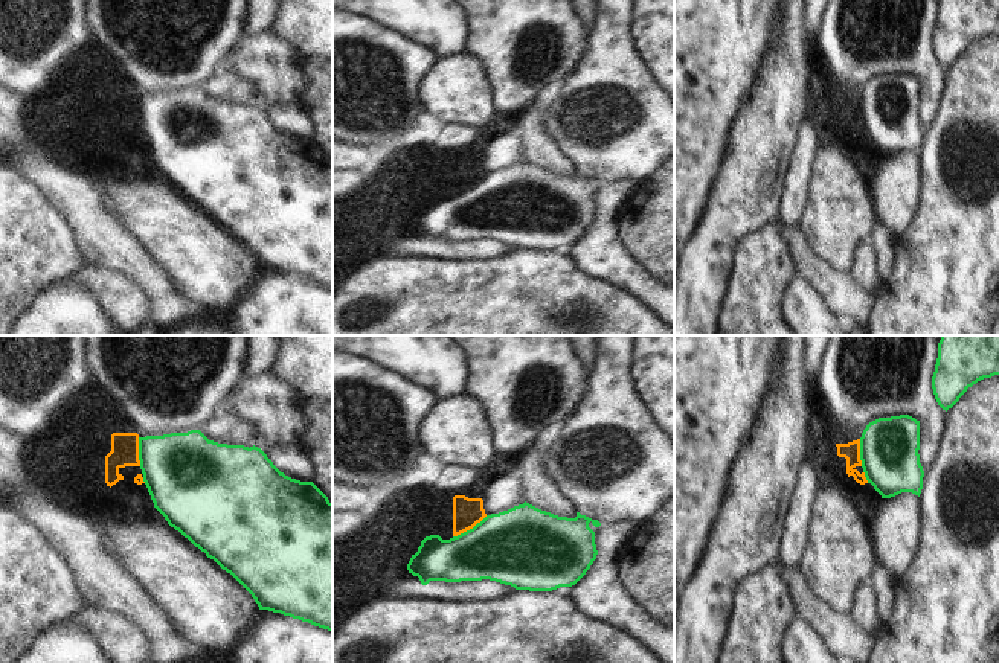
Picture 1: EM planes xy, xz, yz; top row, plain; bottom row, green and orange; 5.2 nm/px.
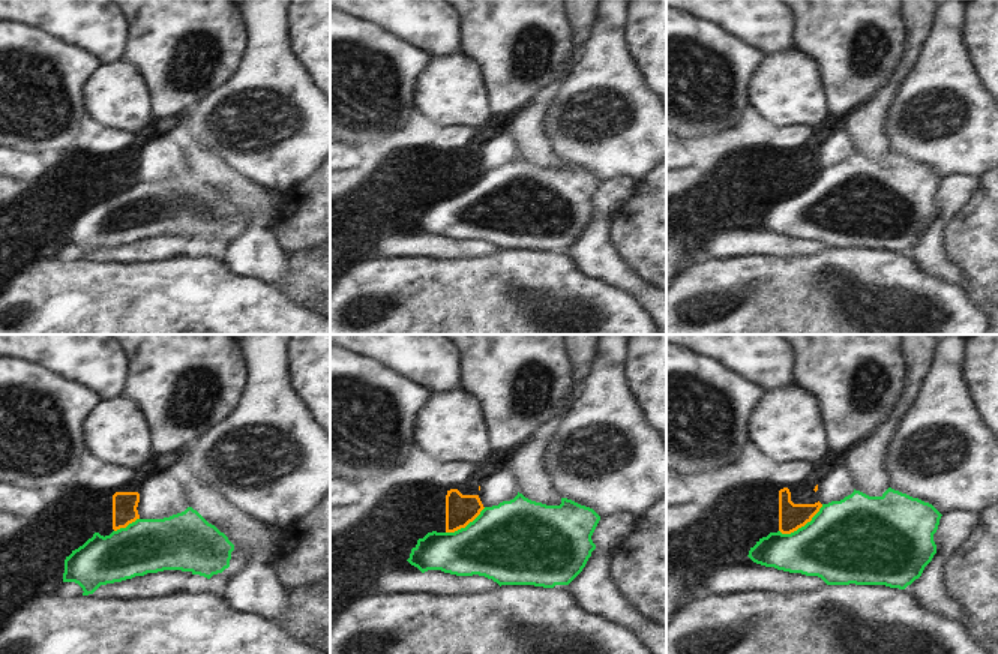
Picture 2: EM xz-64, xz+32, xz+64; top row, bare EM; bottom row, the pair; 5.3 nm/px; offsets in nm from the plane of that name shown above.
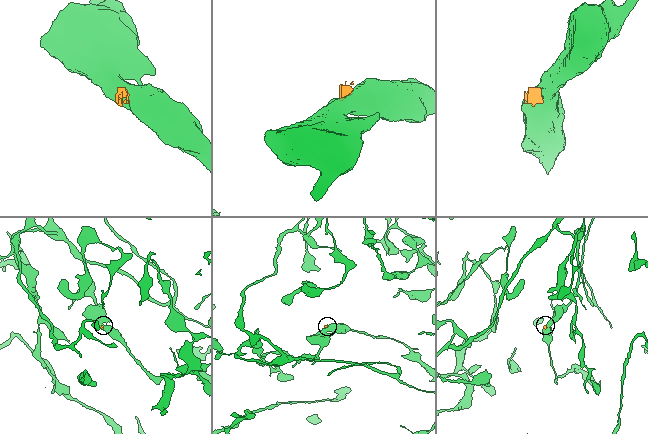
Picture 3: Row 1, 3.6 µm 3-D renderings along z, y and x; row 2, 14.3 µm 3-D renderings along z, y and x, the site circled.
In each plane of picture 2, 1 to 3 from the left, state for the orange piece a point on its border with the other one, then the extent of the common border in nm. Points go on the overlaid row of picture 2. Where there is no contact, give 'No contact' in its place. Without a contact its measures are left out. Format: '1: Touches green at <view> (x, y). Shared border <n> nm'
1: Touches green at xz-64 (128, 525). Shared border 150 nm
2: Touches green at xz+32 (467, 525). Shared border 260 nm
3: Touches green at xz+64 (802, 527). Shared border 280 nm.

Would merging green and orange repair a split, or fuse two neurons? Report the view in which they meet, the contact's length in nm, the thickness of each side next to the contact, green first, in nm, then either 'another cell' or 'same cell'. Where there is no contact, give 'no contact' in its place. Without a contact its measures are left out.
xz | 220 nm | 400/160 nm | same cell

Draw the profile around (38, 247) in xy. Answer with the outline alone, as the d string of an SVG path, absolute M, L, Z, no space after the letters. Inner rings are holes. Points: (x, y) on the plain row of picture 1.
M0 163L0 335L11 335L37 297L58 280L88 267L64 216L41 189Z

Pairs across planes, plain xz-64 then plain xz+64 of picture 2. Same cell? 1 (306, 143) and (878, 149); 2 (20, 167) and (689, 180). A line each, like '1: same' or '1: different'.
1: different
2: different

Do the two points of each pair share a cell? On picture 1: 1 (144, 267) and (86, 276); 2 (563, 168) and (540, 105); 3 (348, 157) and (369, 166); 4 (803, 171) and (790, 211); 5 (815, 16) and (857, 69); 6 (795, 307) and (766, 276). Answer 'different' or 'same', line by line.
1: different
2: same
3: same
4: same
5: different
6: different

